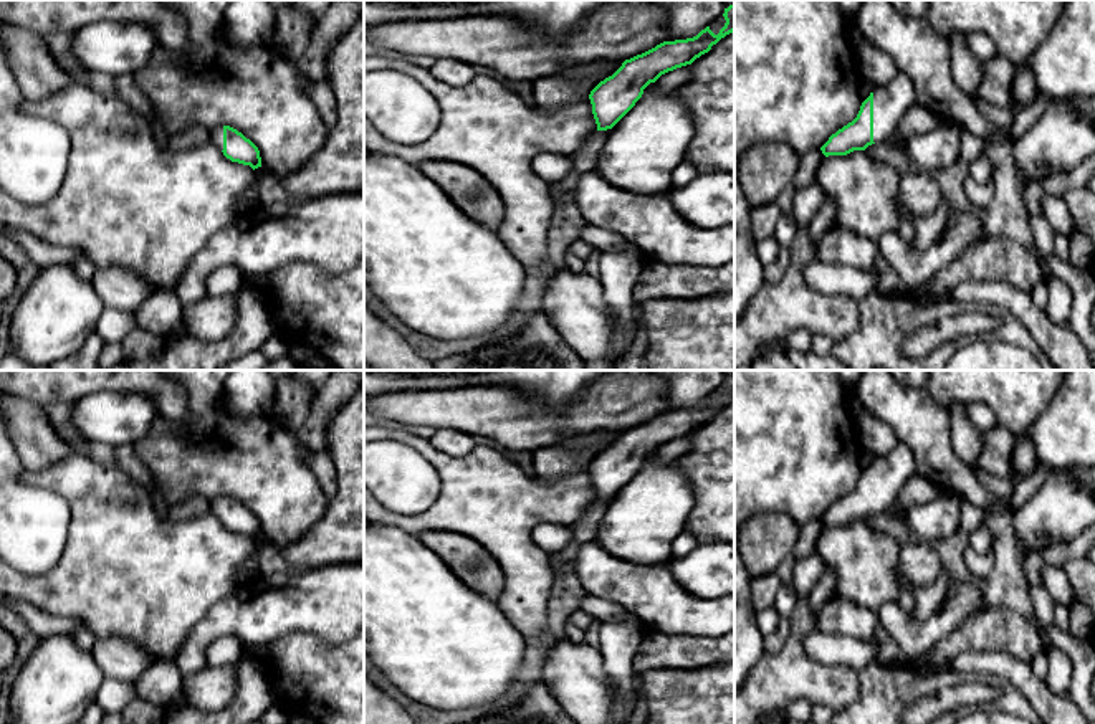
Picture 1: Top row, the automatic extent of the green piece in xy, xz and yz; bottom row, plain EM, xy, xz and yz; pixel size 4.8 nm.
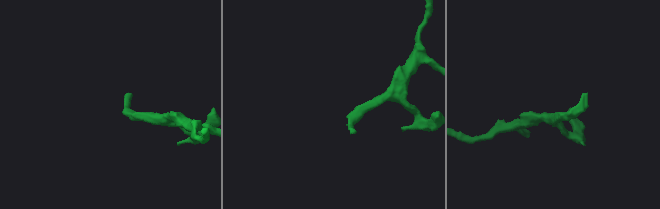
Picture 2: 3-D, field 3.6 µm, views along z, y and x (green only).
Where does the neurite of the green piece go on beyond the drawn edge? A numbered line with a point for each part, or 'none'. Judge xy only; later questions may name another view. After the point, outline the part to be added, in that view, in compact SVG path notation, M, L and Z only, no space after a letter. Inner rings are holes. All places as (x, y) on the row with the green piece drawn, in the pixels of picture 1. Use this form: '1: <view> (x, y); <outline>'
1: xy (215, 134); M217 127L210 131L210 142L218 149L223 150L223 127Z

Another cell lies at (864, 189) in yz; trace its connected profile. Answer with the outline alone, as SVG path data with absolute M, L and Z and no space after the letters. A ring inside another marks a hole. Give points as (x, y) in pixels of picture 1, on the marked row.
M854 150L847 155L824 157L815 180L822 187L825 198L835 203L835 225L844 226L863 238L878 241L887 231L898 228L900 215L895 205L900 175L897 170L873 157L865 150Z

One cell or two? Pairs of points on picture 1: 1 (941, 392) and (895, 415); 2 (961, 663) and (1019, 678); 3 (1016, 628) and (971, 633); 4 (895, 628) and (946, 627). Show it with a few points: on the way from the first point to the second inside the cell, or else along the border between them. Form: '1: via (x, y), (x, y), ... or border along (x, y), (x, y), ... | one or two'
1: border along (925, 389), (946, 409) | two
2: via (976, 663), (1004, 665) | one
3: via (1004, 630), (983, 632) | one
4: via (908, 628), (933, 628) | one

